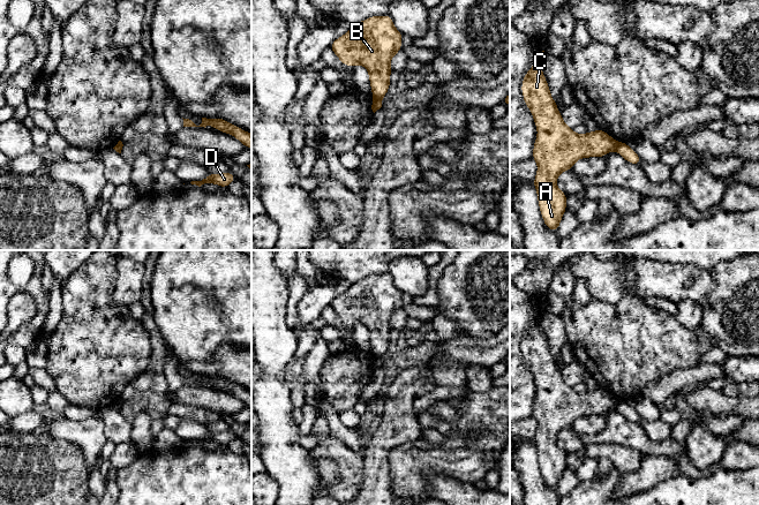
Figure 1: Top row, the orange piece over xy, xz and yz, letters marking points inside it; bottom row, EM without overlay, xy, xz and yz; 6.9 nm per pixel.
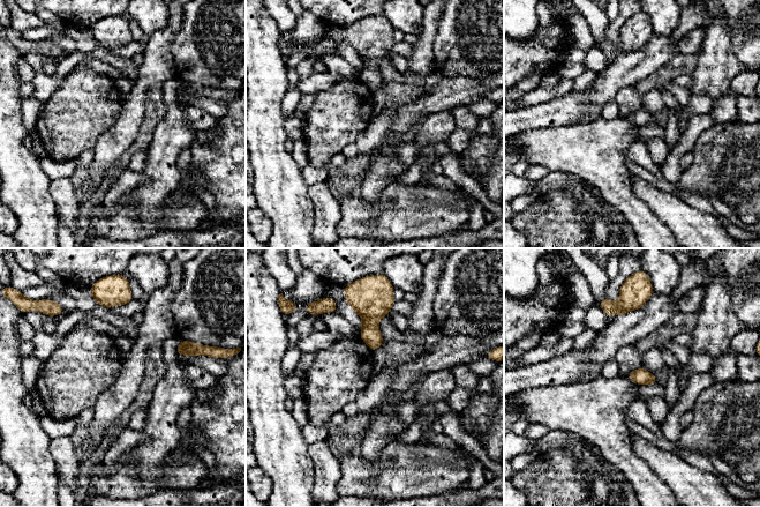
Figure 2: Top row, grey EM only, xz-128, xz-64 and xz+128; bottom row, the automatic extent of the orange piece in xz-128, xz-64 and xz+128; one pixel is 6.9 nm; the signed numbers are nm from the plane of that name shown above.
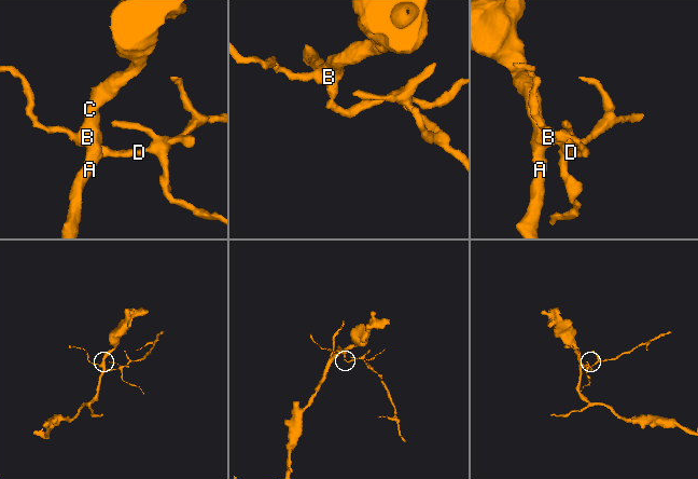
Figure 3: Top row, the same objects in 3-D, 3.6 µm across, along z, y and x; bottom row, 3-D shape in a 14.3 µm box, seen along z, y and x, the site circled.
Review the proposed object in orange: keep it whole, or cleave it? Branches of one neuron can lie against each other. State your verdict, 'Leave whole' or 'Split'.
Split

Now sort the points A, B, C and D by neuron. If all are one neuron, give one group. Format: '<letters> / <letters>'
A B C / D

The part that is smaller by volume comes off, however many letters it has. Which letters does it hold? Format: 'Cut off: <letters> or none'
Cut off: D

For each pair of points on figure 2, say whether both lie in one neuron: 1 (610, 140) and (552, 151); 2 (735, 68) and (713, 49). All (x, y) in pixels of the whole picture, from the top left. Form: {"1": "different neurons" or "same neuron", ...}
{"1": "same neuron", "2": "same neuron"}

